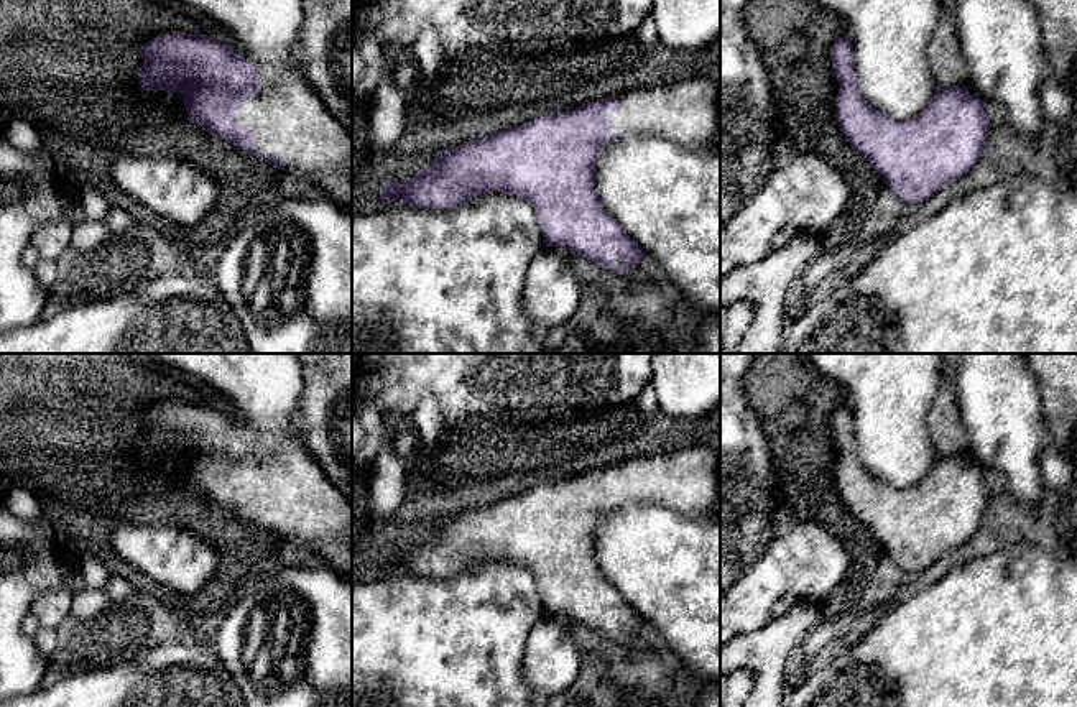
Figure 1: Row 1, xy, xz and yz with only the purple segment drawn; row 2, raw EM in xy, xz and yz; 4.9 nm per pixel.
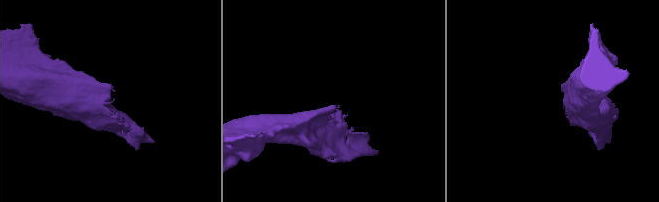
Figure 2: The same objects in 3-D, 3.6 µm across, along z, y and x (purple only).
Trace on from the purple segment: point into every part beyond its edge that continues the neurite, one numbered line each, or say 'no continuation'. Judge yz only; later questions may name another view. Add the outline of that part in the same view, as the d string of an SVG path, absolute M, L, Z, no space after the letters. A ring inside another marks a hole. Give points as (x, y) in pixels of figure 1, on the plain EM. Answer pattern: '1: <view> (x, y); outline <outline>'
no continuation

